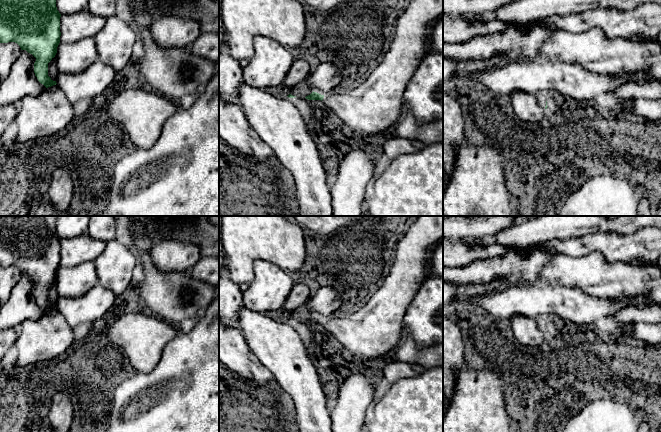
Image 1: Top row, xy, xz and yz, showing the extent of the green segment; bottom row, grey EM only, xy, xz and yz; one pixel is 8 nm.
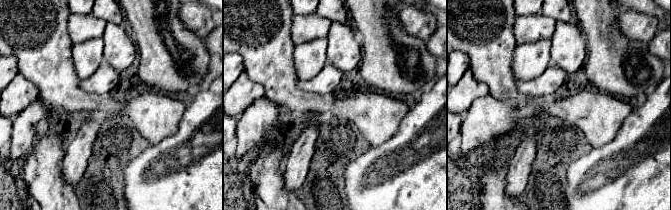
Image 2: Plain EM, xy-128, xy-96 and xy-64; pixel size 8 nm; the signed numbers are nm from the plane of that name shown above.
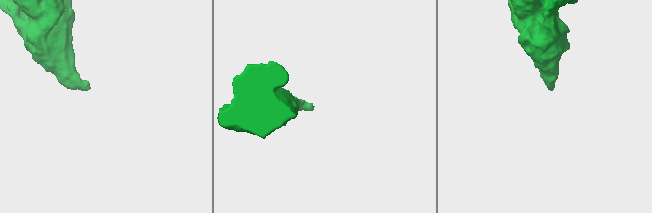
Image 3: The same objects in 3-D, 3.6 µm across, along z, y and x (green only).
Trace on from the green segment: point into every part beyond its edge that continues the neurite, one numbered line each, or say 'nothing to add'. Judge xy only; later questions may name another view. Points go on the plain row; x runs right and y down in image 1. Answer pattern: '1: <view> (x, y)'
nothing to add

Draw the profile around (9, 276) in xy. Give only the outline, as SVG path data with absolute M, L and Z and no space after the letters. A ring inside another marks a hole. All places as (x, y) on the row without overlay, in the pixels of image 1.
M15 266L0 267L0 301L2 304L8 300L20 276L21 272Z

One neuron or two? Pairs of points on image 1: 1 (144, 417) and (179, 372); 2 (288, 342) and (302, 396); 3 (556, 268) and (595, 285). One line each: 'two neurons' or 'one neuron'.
1: one neuron
2: one neuron
3: one neuron

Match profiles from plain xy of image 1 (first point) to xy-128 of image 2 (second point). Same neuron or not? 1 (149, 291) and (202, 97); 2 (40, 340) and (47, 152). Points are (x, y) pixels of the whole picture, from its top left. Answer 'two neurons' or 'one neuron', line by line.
1: two neurons
2: two neurons

